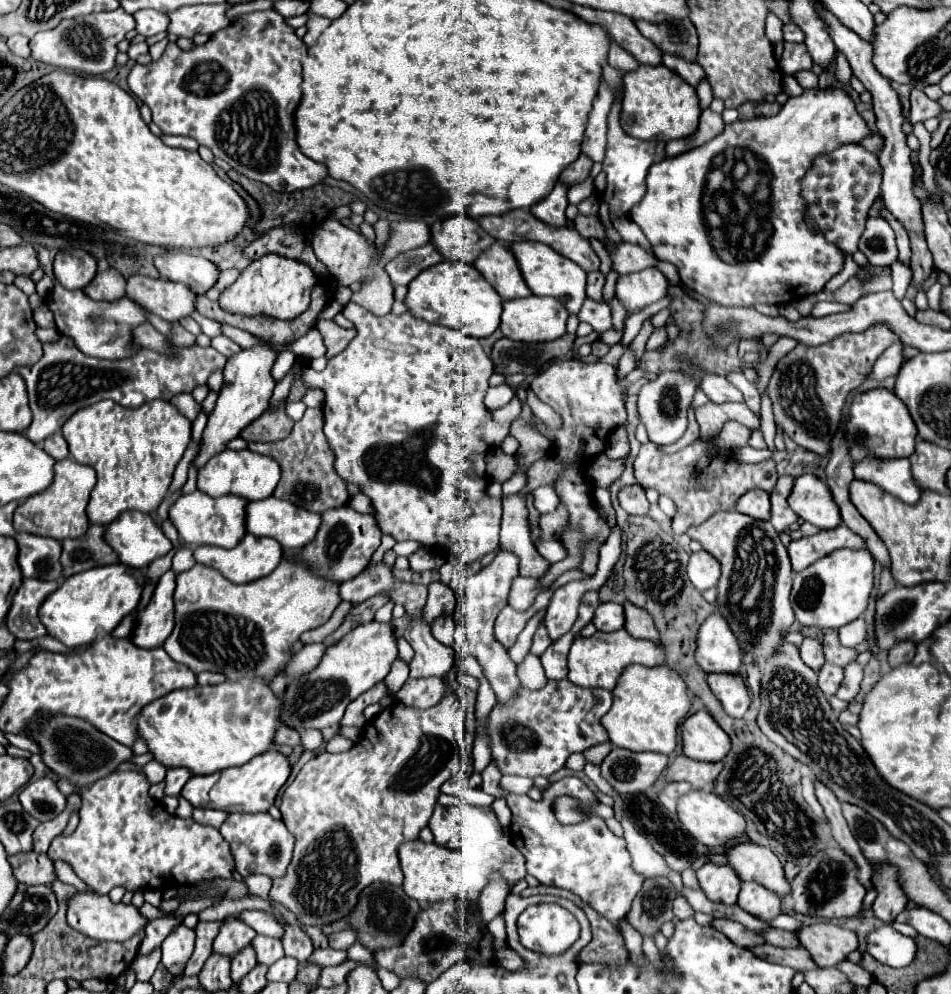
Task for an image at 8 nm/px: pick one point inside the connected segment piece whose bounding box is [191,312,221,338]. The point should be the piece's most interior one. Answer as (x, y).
(210, 327)

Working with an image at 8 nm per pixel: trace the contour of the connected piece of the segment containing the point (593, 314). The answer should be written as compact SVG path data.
M591 298L585 300L585 304L583 304L581 312L579 312L579 320L589 322L597 334L603 334L603 332L613 328L609 306L607 304L597 304Z

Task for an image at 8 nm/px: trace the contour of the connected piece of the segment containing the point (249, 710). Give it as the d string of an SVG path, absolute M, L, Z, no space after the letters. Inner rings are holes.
M263 680L223 682L217 686L193 686L185 690L181 688L145 706L145 712L141 712L137 720L137 736L147 744L153 760L163 764L165 768L187 768L193 776L207 776L231 766L243 766L253 756L269 750L279 724L277 710L279 698Z

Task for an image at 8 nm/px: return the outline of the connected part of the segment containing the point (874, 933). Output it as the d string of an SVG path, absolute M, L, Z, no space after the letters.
M885 924L881 928L875 928L867 934L867 954L871 954L877 962L887 964L891 968L905 968L915 958L917 946L915 940L909 936L899 934L893 930L893 926Z

